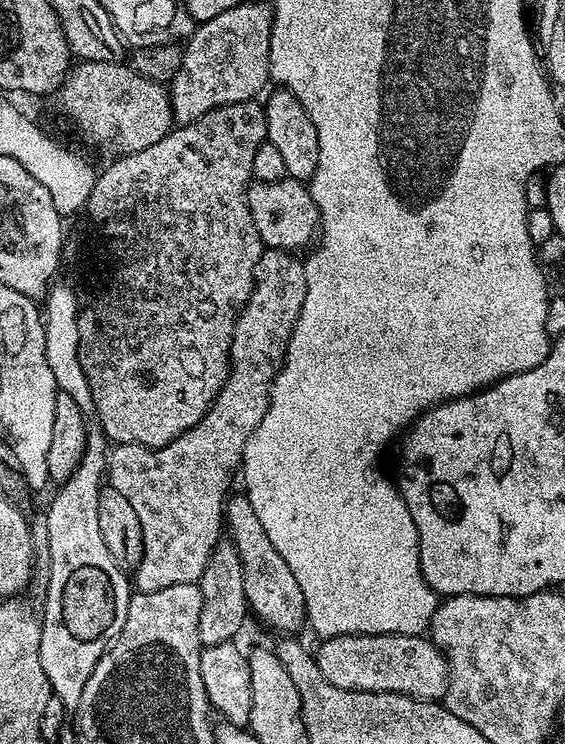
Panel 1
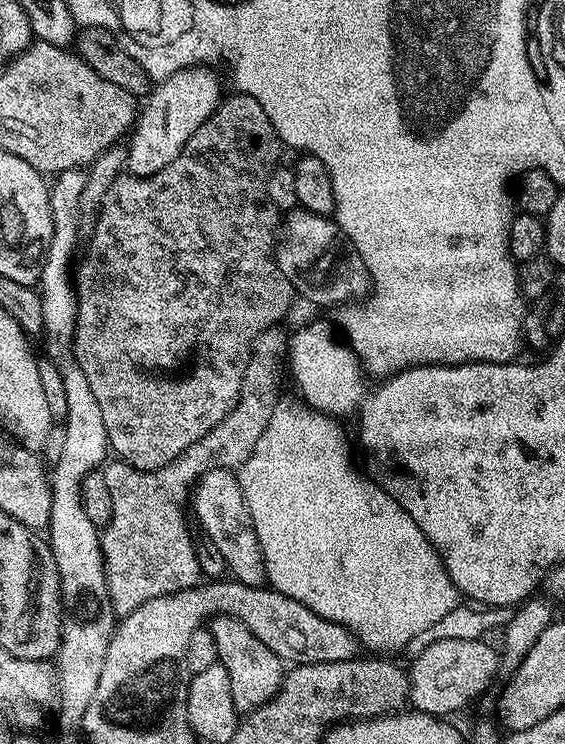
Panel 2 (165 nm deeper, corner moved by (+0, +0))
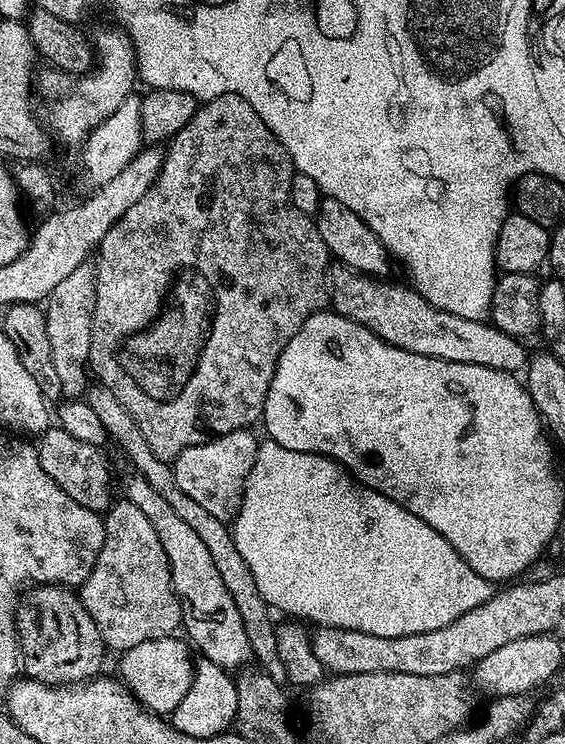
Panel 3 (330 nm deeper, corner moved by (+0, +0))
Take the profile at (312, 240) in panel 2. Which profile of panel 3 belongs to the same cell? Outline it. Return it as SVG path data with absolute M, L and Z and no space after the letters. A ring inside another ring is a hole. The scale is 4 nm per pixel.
M336 266L330 272L330 308L339 316L350 318L366 330L378 334L390 346L410 350L414 354L426 354L446 362L462 362L490 366L490 370L519 373L527 365L530 356L524 353L523 343L517 337L508 336L491 322L462 318L446 310L434 307L422 298L415 288L404 284L384 284L383 279L354 272L351 268Z

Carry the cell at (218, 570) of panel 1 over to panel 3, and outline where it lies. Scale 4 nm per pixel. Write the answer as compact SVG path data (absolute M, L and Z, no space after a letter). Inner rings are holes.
M179 635L163 636L150 642L138 642L138 646L130 646L119 653L120 673L119 679L125 688L140 701L143 707L147 708L153 714L170 714L182 702L186 696L186 690L190 688L192 681L192 669L194 667L194 652L187 639Z

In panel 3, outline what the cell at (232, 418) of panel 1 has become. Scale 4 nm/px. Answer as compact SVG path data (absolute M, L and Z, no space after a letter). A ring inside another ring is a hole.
M127 498L117 499L103 521L104 541L102 550L98 550L98 562L94 562L90 578L79 585L78 595L90 618L94 618L105 645L123 650L138 646L138 642L173 635L182 624L180 599L172 590L166 550L162 550L154 526Z

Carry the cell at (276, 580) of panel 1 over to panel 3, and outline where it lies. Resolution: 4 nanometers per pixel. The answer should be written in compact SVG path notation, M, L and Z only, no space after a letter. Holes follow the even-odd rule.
M245 430L214 436L198 446L182 450L182 454L171 461L172 473L178 486L182 486L182 490L186 490L186 494L190 494L194 502L199 502L205 510L214 514L214 518L231 521L240 508L244 483L254 466L258 447L258 439L256 440L254 433L255 431Z

